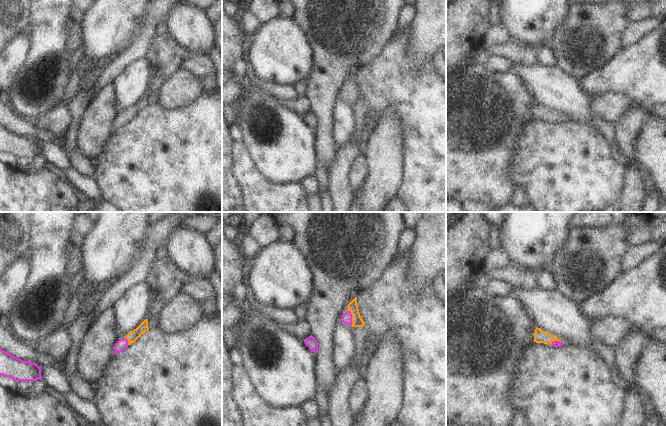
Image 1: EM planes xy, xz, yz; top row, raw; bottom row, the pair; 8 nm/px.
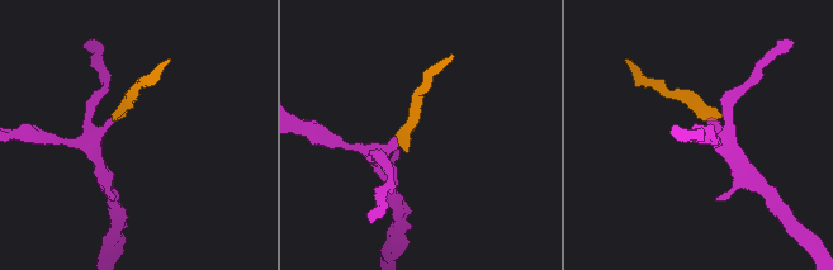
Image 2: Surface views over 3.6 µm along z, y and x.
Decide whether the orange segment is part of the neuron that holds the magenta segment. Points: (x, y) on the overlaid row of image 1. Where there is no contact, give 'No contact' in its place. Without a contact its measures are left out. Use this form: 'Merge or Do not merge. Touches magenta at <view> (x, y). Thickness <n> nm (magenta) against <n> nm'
Merge. Touches magenta at xz (351, 318). Thickness 80 nm (magenta) against 80 nm.

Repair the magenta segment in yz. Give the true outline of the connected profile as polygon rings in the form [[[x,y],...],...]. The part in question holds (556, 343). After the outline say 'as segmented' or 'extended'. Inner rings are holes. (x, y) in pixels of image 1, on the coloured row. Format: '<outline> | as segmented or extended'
[[[538,327],[535,329],[535,332],[534,332],[534,342],[539,344],[544,343],[547,345],[552,345],[554,347],[561,347],[563,344],[560,339],[558,339],[554,335],[551,335],[543,331]]] | extended

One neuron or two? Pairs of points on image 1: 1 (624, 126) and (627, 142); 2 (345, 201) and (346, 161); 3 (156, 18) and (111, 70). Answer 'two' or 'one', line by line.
1: one
2: one
3: one

